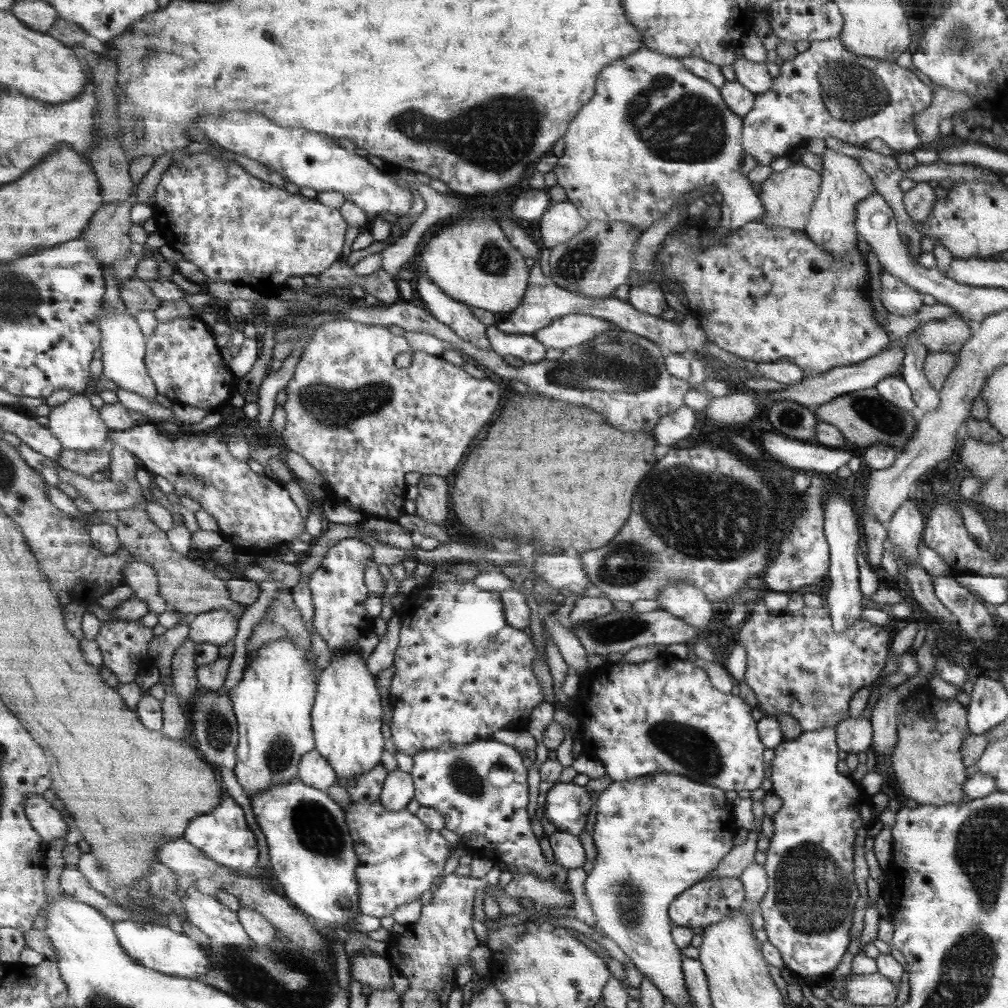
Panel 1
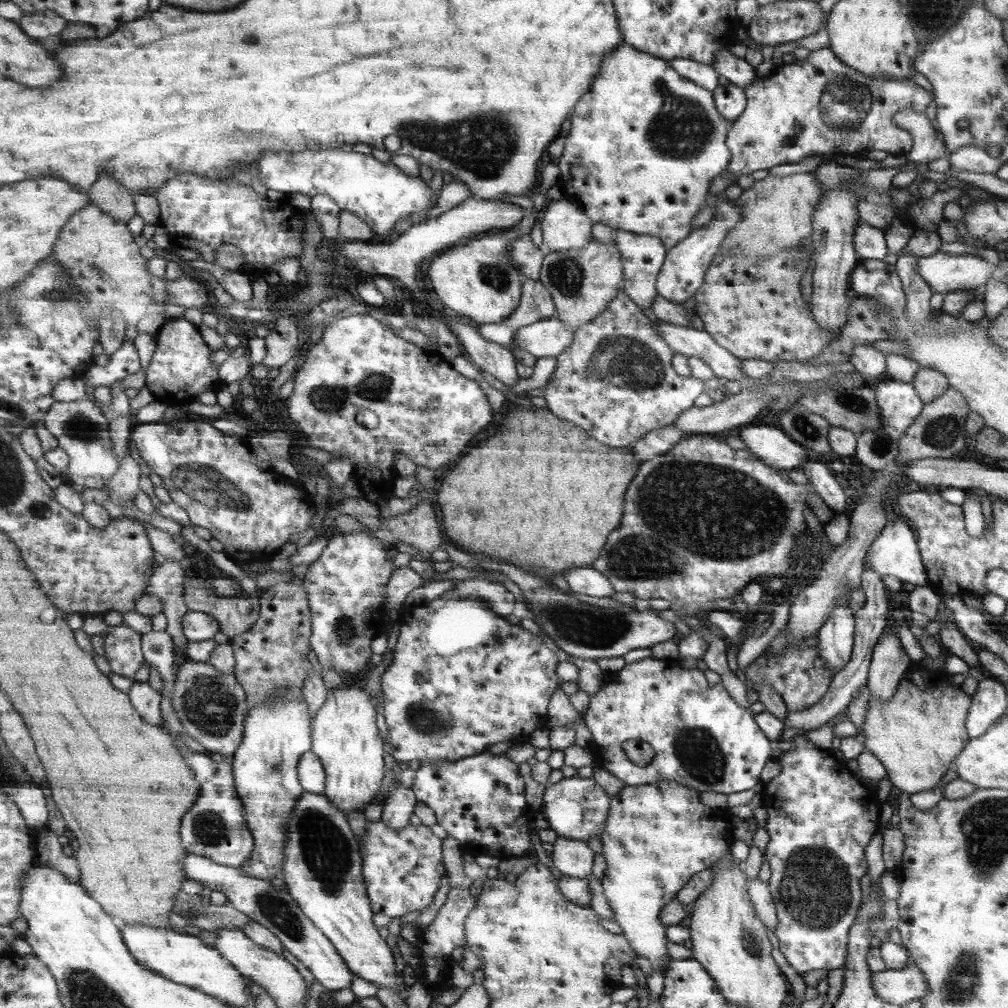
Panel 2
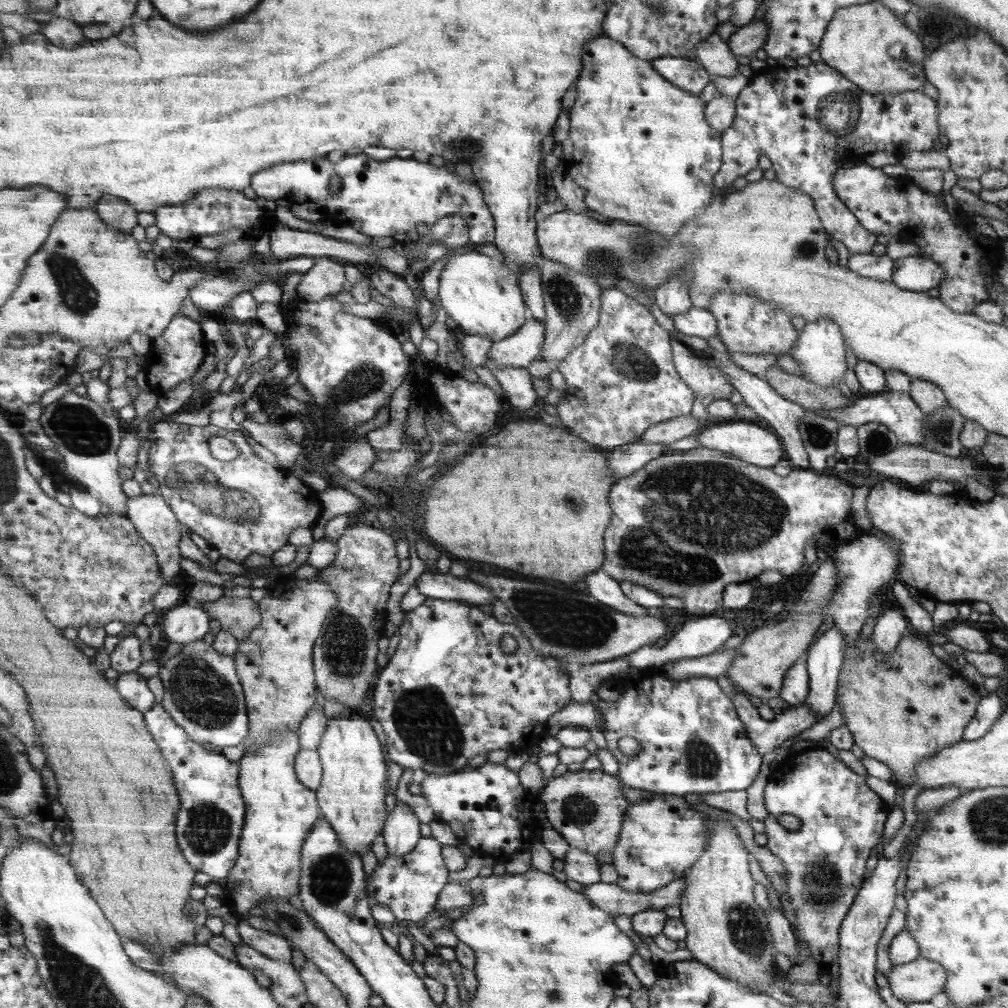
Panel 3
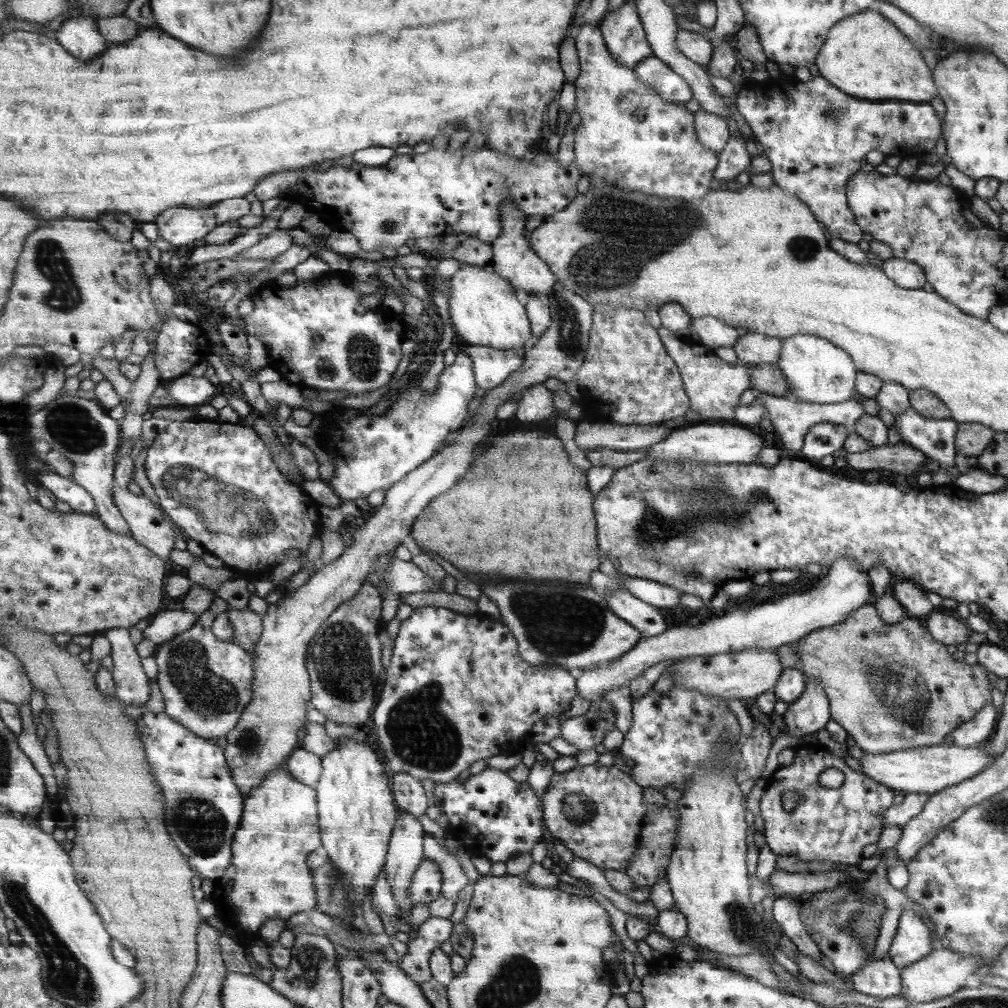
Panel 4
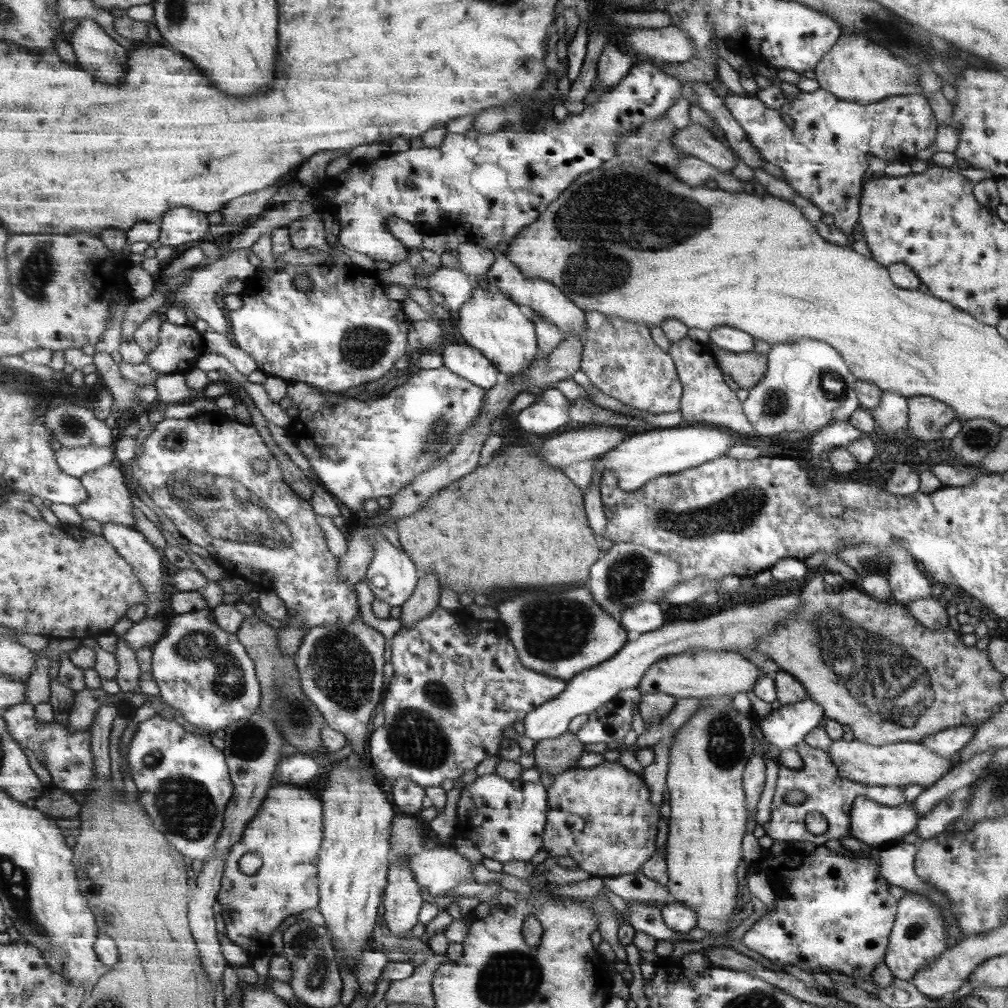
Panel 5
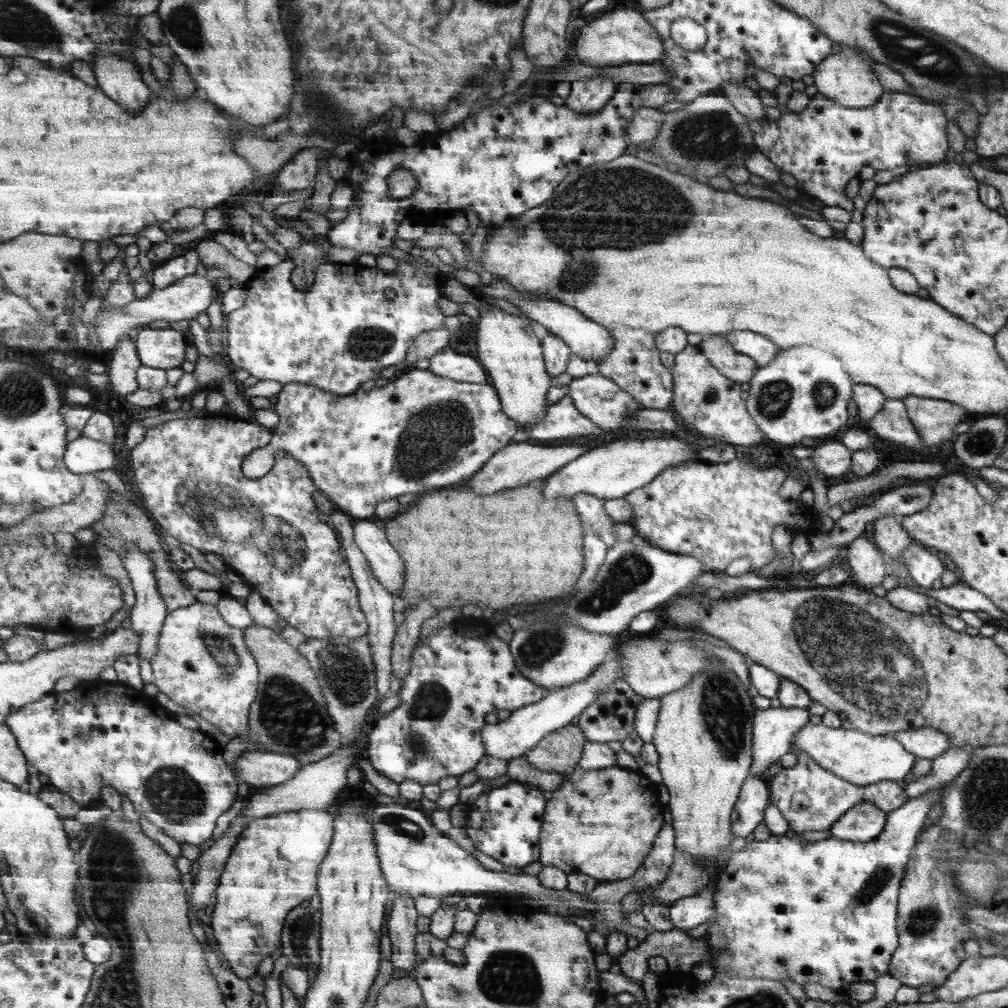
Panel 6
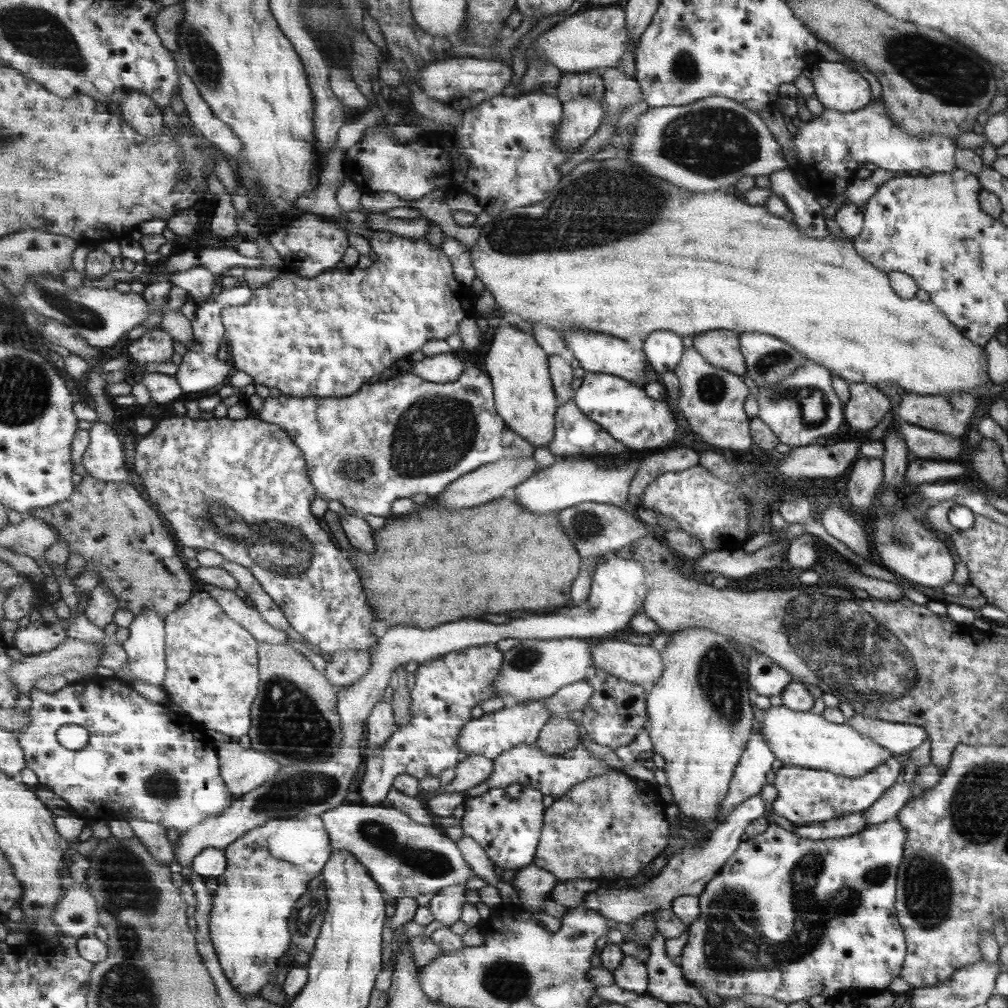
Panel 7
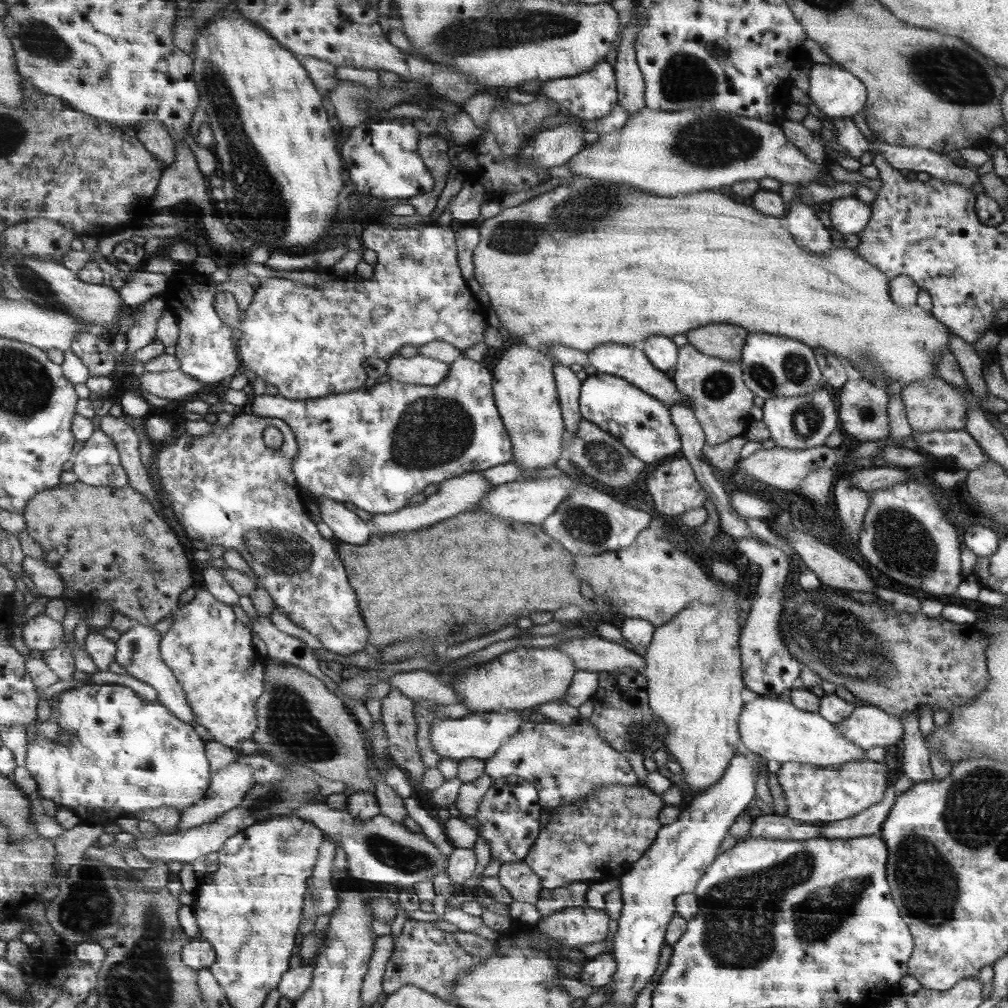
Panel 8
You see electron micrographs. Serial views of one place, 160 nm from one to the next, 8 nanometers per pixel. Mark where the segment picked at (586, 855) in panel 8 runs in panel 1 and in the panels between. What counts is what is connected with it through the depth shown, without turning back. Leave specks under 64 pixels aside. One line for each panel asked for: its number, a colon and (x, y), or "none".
1: (567, 806)
2: (577, 808)
3: (587, 808)
4: (597, 811)
5: (603, 817)
6: (604, 823)
7: (613, 826)

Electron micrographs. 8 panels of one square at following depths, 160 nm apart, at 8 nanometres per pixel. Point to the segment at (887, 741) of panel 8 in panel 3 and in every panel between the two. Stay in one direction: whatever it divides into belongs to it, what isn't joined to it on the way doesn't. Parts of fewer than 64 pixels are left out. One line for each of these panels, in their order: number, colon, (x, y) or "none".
3: (988, 710)
4: (973, 732)
5: (946, 743)
6: (924, 742)
7: (897, 738)

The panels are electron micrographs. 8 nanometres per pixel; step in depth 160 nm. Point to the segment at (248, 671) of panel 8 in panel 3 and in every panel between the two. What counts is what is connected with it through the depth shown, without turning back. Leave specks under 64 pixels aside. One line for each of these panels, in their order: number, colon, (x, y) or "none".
3: (203, 691)
4: (207, 683)
5: (205, 672)
6: (204, 664)
7: (213, 673)

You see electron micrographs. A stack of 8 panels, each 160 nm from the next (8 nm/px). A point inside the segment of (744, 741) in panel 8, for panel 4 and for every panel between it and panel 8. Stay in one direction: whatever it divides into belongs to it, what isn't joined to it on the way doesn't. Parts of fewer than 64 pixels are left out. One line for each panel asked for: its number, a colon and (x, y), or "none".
4: (926, 770)
5: (900, 764)
6: (862, 759)
7: (803, 739)

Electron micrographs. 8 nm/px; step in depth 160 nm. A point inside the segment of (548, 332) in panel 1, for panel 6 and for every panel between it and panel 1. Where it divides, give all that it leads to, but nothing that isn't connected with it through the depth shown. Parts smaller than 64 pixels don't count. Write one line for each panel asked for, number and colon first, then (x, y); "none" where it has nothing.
2: (549, 338)
3: (520, 350)
4: (493, 366)
5: (464, 360)
6: (449, 363)

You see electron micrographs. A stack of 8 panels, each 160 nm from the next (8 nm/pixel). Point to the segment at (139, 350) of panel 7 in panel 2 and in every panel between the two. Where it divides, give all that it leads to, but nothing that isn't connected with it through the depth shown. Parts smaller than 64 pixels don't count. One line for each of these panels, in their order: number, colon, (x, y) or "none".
2: (183, 366)
3: (176, 356)
4: (181, 345)
5: (176, 352)
6: (162, 348)

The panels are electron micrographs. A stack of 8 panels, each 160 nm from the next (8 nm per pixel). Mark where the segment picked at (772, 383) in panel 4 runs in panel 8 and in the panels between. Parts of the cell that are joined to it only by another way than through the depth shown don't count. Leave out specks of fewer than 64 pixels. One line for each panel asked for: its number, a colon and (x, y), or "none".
5: (746, 368)
6: (718, 351)
7: (721, 349)
8: (725, 341)

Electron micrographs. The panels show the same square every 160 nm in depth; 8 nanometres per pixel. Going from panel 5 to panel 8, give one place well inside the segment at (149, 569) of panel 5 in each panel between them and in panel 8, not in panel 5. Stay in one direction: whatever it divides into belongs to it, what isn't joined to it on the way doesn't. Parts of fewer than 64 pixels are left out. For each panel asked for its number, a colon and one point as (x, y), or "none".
6: (148, 616)
7: (146, 646)
8: (139, 652)

